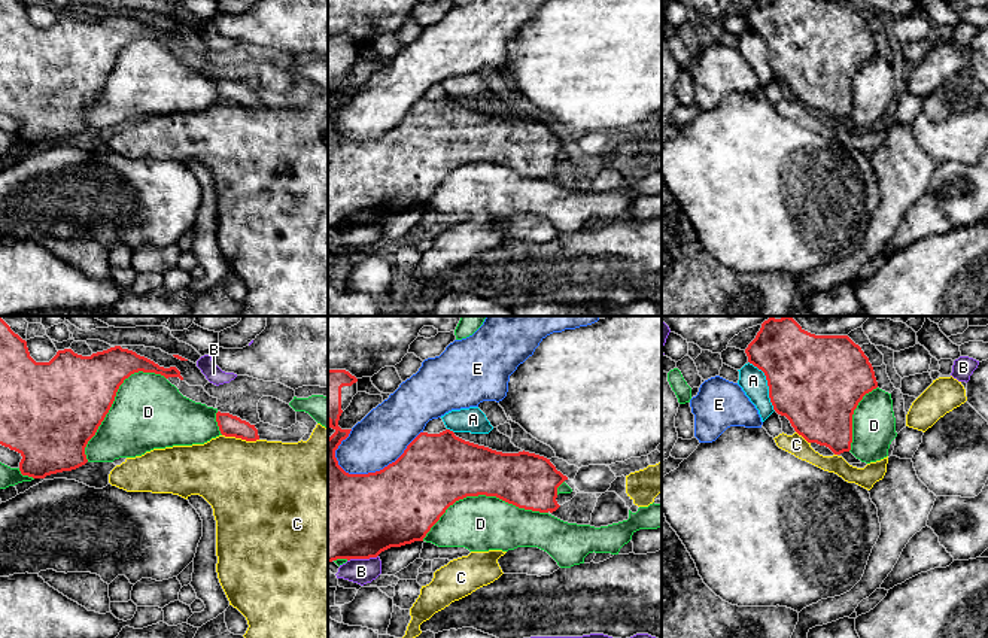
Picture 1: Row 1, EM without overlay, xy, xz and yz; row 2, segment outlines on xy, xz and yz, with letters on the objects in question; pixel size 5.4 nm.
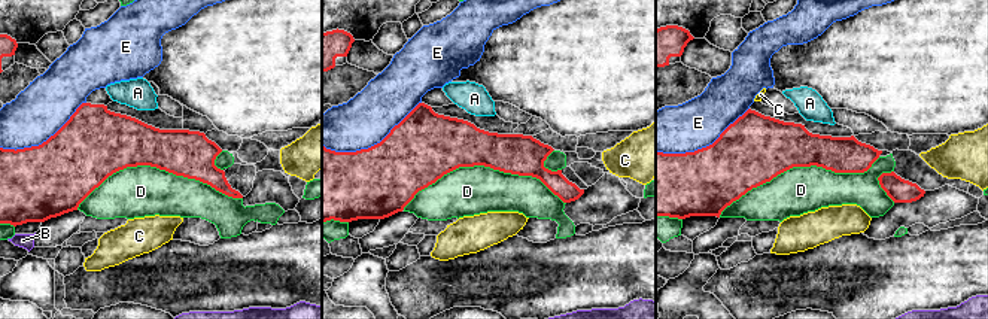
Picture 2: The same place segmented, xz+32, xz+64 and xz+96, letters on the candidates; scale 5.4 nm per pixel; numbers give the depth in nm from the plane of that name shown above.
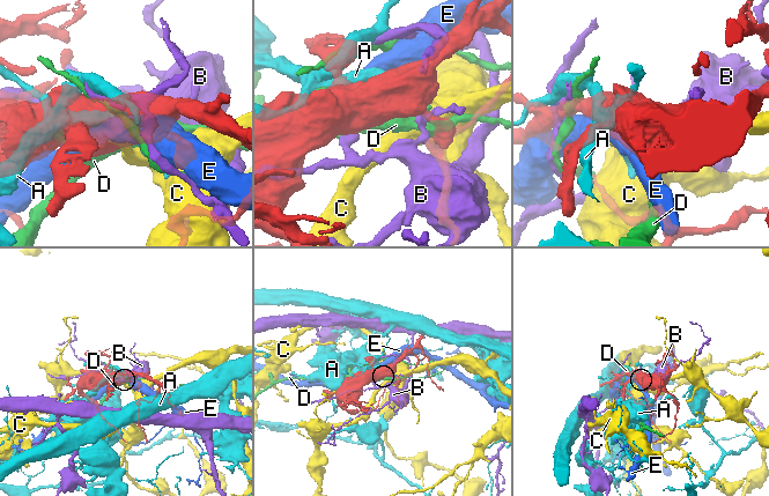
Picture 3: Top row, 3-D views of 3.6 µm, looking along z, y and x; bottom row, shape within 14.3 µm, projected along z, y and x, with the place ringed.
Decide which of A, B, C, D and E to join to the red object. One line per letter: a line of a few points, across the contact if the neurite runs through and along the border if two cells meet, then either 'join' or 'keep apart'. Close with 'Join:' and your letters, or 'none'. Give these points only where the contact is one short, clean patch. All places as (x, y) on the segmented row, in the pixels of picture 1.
A: keep apart
B: keep apart
C: keep apart
D: keep apart
E: keep apart
Join: none

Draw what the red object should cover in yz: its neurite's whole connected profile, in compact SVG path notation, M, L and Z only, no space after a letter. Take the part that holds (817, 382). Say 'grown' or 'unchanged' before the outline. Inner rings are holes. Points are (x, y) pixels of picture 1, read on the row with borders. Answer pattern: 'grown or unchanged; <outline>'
unchanged; M782 316L764 320L745 353L748 362L764 373L773 410L785 416L799 435L808 443L829 447L835 455L851 450L854 410L866 394L878 388L873 367L858 344L848 335L811 334L791 316Z

